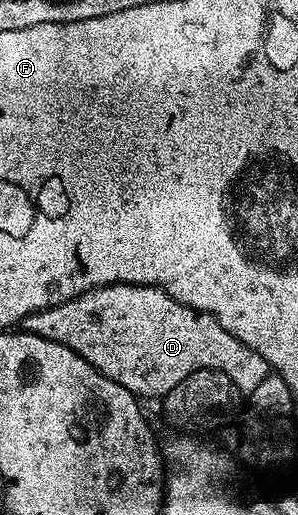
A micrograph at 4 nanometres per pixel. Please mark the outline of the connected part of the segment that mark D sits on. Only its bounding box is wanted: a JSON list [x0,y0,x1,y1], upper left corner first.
[24,283,268,395]

